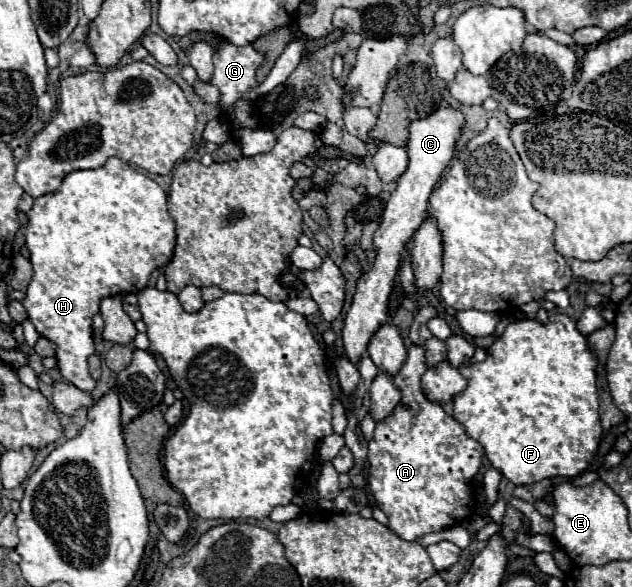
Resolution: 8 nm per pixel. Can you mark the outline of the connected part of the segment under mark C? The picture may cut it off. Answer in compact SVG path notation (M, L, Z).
M438 108L430 116L422 120L414 120L410 124L410 138L406 144L408 150L408 168L406 172L398 178L396 190L392 192L390 200L386 202L382 222L378 230L374 232L374 250L376 258L372 262L372 268L360 276L356 284L356 294L350 304L350 310L344 320L344 350L350 358L350 362L358 364L360 356L366 352L366 346L374 332L388 322L388 298L394 286L396 272L400 268L402 252L406 248L406 242L412 238L412 234L422 226L426 218L426 206L428 198L444 172L444 168L450 164L456 148L456 140L460 138L460 130L464 124L464 114L454 108Z

